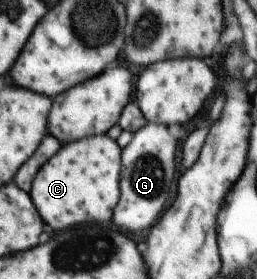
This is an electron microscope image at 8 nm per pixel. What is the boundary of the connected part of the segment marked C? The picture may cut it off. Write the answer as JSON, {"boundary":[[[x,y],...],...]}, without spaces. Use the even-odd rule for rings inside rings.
{"boundary":[[[106,134],[94,135],[62,145],[62,150],[46,161],[36,173],[28,193],[48,226],[54,230],[66,230],[112,220],[114,206],[120,200],[120,147]]]}

